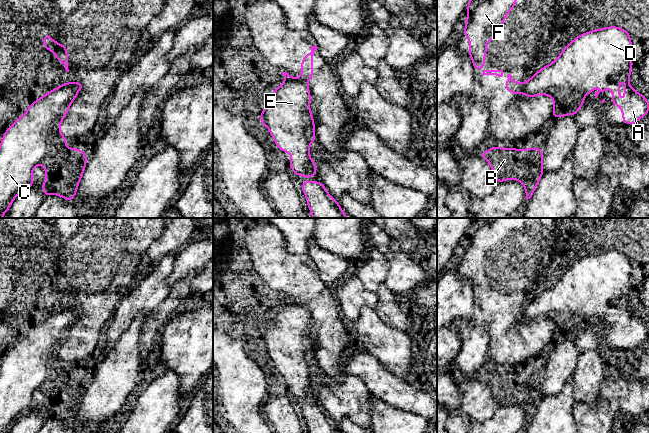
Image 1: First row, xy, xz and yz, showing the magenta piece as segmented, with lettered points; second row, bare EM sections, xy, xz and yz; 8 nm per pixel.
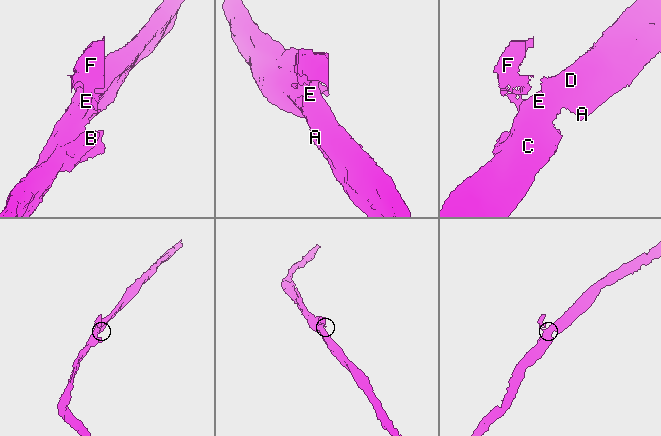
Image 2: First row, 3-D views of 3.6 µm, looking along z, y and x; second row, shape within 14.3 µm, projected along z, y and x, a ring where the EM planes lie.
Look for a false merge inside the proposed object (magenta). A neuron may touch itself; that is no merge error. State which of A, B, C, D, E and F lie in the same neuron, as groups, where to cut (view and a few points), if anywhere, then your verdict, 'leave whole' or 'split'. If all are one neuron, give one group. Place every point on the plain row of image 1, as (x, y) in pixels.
A B C D E / F | xz (299, 303), (307, 311) | split

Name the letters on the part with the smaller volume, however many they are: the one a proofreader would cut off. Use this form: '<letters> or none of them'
F

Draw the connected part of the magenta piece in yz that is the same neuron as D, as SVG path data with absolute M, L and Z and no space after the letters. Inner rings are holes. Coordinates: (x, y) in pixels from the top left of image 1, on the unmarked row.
M617 250L600 252L583 257L574 262L569 269L565 270L561 278L551 288L544 290L530 301L525 307L523 317L528 322L538 319L549 319L555 326L551 340L558 343L566 339L575 340L579 332L584 329L584 320L589 319L594 311L599 309L602 311L600 315L596 315L595 317L595 322L597 322L600 316L605 318L606 313L610 310L612 312L611 328L615 331L618 328L620 329L624 348L634 349L636 345L639 345L649 337L649 325L641 317L636 316L630 309L630 296L633 291L631 272L632 266L629 256ZM623 302L625 303L625 323L621 325L618 322L620 318L618 308Z

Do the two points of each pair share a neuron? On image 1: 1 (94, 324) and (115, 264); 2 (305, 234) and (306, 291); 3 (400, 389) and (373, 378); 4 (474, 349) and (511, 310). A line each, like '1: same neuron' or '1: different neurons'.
1: same neuron
2: different neurons
3: same neuron
4: different neurons

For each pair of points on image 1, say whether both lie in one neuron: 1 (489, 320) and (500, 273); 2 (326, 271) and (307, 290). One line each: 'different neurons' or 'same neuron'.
1: same neuron
2: different neurons

